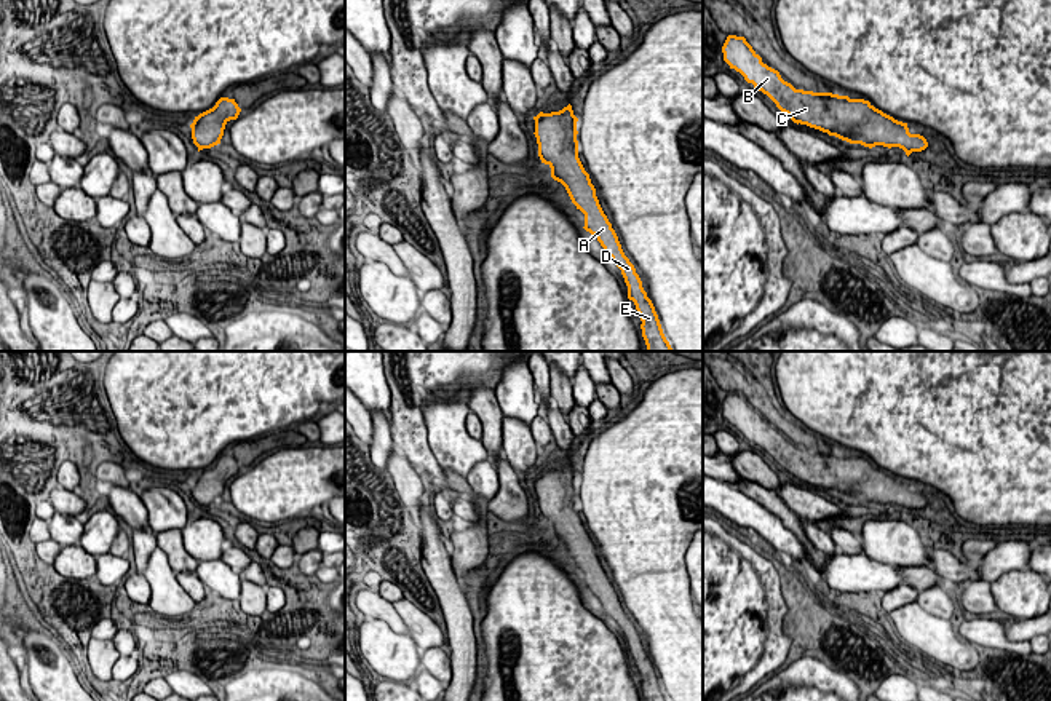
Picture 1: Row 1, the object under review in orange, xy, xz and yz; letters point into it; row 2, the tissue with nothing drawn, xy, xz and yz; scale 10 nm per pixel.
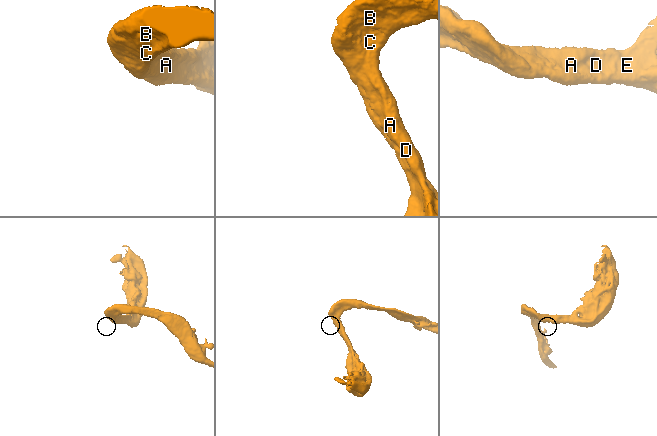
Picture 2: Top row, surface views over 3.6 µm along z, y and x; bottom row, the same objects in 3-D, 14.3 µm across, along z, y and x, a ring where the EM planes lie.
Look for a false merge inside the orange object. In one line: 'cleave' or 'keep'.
keep

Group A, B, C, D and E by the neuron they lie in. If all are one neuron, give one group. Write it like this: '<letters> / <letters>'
A B C D E

